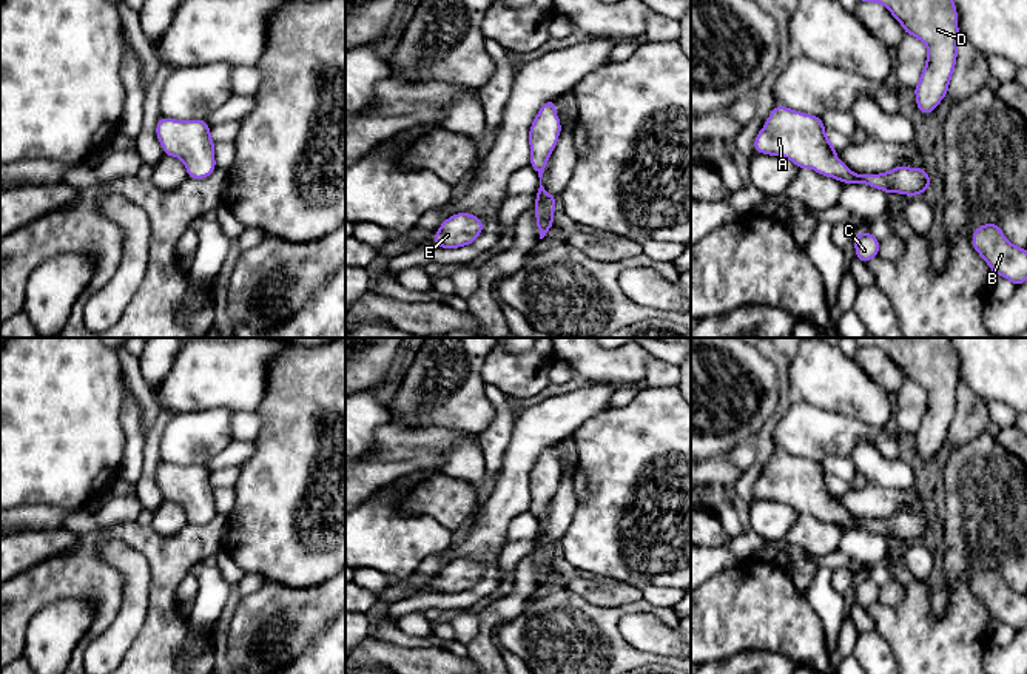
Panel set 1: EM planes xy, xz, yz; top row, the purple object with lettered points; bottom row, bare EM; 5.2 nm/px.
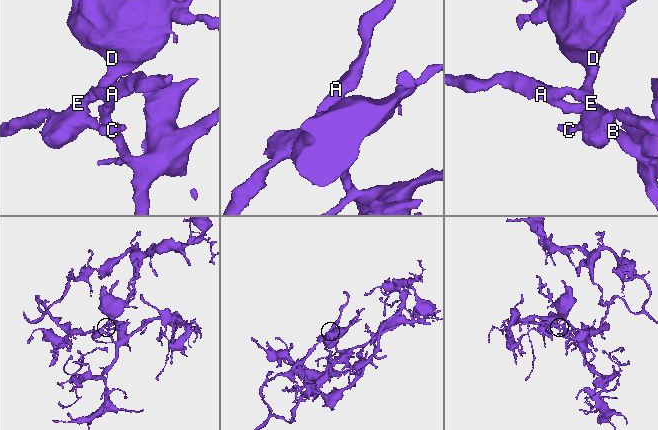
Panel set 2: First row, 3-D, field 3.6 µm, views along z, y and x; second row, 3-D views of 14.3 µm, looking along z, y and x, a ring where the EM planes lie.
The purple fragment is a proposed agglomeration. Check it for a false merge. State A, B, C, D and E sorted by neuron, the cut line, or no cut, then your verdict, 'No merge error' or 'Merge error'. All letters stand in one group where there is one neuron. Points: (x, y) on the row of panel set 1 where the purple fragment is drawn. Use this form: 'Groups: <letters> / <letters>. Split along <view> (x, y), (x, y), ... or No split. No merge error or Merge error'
Groups: A B C D E. No split. No merge error

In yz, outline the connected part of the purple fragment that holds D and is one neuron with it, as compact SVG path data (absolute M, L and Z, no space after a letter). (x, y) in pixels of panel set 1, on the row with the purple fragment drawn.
M859 0L884 5L902 25L905 34L927 45L928 54L914 86L916 105L931 114L947 97L958 57L958 11L953 0Z

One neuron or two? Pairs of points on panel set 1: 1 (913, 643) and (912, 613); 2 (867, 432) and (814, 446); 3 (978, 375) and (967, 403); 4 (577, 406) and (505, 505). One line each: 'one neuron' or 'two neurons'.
1: one neuron
2: one neuron
3: two neurons
4: one neuron

